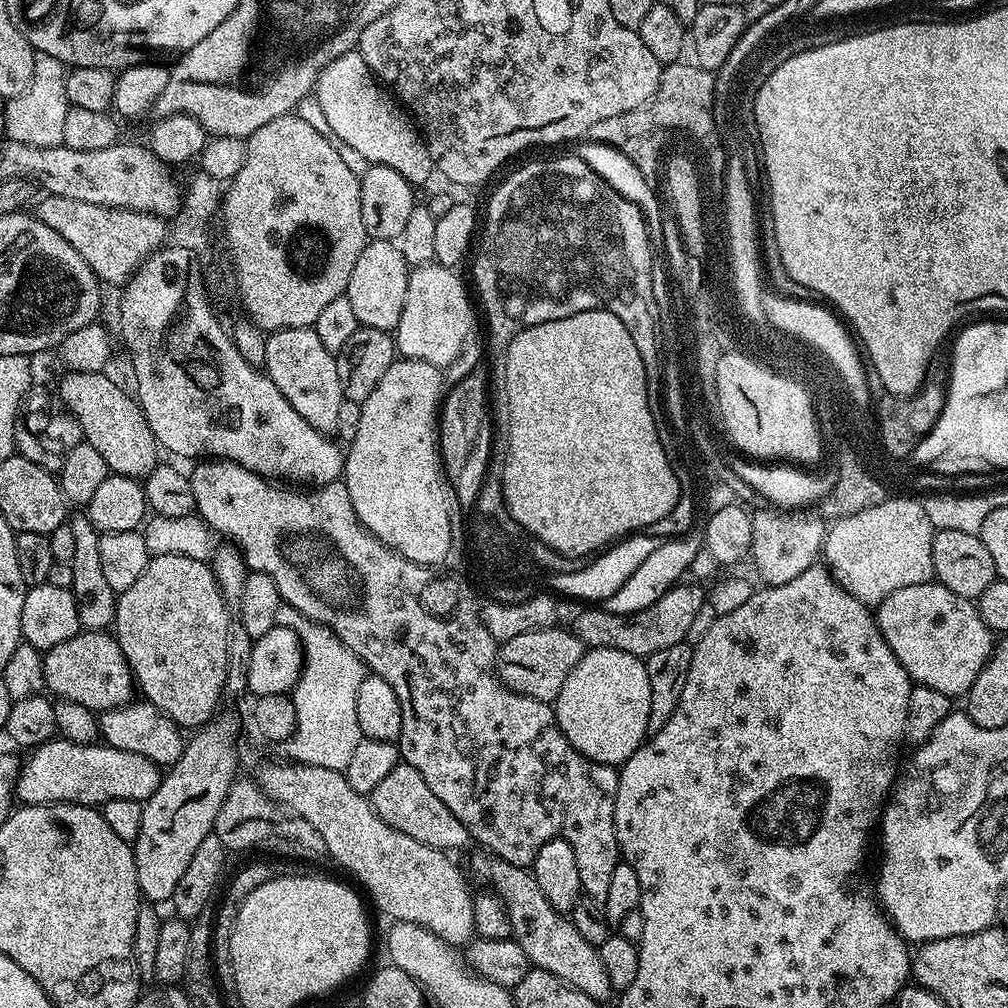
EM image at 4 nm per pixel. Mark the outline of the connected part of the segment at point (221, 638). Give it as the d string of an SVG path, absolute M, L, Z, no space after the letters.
M178 553L162 554L161 556L152 556L149 559L146 570L142 570L142 578L130 586L130 590L119 593L116 601L116 618L114 621L114 635L116 641L122 646L122 654L126 654L126 662L132 667L132 675L135 683L144 691L143 699L152 704L158 710L162 710L170 719L179 724L181 729L191 730L199 729L201 726L213 719L217 711L216 703L222 700L224 696L224 683L226 682L226 654L228 653L228 626L230 623L230 605L224 601L224 596L220 593L216 579L212 574L211 567L203 560L186 558L179 556Z

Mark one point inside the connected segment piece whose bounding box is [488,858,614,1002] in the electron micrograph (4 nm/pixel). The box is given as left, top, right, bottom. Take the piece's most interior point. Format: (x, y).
(551, 942)

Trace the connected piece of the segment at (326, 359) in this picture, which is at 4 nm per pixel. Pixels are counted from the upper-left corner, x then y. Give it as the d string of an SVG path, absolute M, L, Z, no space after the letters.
M315 327L280 328L267 333L264 341L266 358L263 371L282 390L282 398L314 426L314 430L325 434L335 433L338 426L338 406L342 406L342 382L338 382L338 366L333 352L326 350L318 338Z

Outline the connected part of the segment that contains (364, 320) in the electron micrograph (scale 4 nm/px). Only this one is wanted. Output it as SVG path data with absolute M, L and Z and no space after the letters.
M369 239L358 262L354 262L354 274L350 274L347 298L358 322L365 328L377 328L392 332L402 318L402 306L406 298L410 265L402 258L399 247L391 240Z

